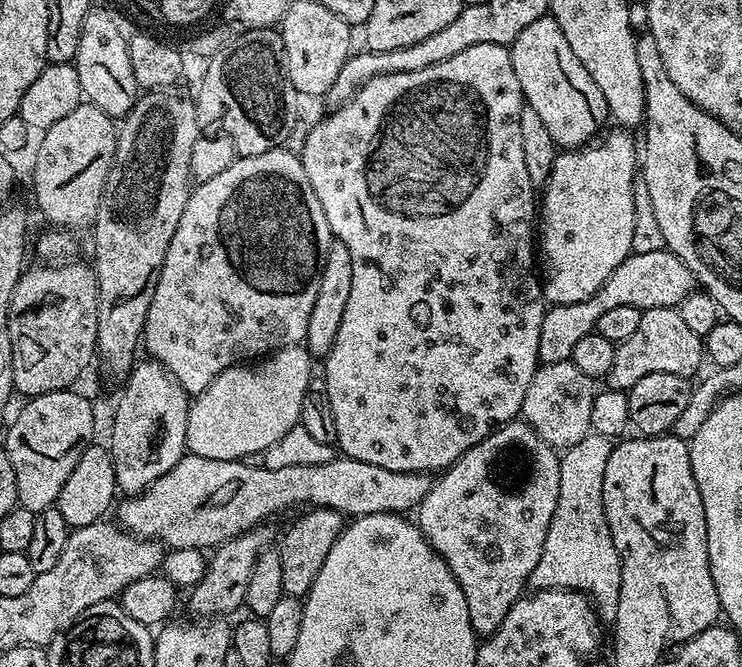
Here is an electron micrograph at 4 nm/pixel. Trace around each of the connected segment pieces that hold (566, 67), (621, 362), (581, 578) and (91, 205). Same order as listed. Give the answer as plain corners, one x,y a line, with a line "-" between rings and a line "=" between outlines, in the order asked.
551,14
538,18
538,22
530,22
530,26
514,38
510,51
525,105
541,116
557,149
583,148
605,131
604,123
610,120
606,98
602,98
602,90
598,90
594,78
586,74
586,66
582,66
574,50
570,50
562,26
558,26
=
679,307
645,308
640,314
638,330
616,345
614,366
610,366
606,384
609,388
627,390
634,382
646,378
646,374
678,374
692,378
696,376
698,362
704,353
702,337
686,326
=
591,431
582,442
574,442
574,446
563,449
558,506
554,506
554,518
546,534
542,558
538,558
538,566
534,566
527,583
532,590
568,588
571,592
584,593
604,622
616,618
622,582
618,550
610,538
610,526
602,506
602,474
613,447
613,437
=
81,102
54,126
43,129
44,137
32,164
32,192
41,214
52,223
49,225
60,230
87,229
95,221
116,153
117,131
113,117
87,102

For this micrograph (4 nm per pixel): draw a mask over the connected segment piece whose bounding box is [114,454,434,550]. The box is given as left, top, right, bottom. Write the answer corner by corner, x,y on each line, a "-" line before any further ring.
185,454
174,466
174,470
166,470
166,474
162,474
162,478
158,478
144,492
140,492
137,496
129,496
119,501
118,507
115,509
114,516
120,527
125,528
127,532
134,536
143,536
145,540
154,540
161,545
167,546
169,549
178,548
198,548
201,550
214,550
219,544
226,543
230,538
238,538
243,532
248,532
252,528
261,527
275,512
284,512
287,508
292,508
295,504
308,504
312,508
333,508
335,512
339,512
348,518
358,516
369,516
370,514
382,514
383,512
394,512
397,514
408,514
419,509
422,498
426,498
426,494
432,488
434,480
427,472
399,472
398,470
386,470
386,466
374,466
370,462
358,462
350,459
349,456
341,455
330,462
322,462
318,466
286,466
283,470
270,470
261,466
256,462
245,462
244,460
215,460
214,458
202,458
201,456
193,456

